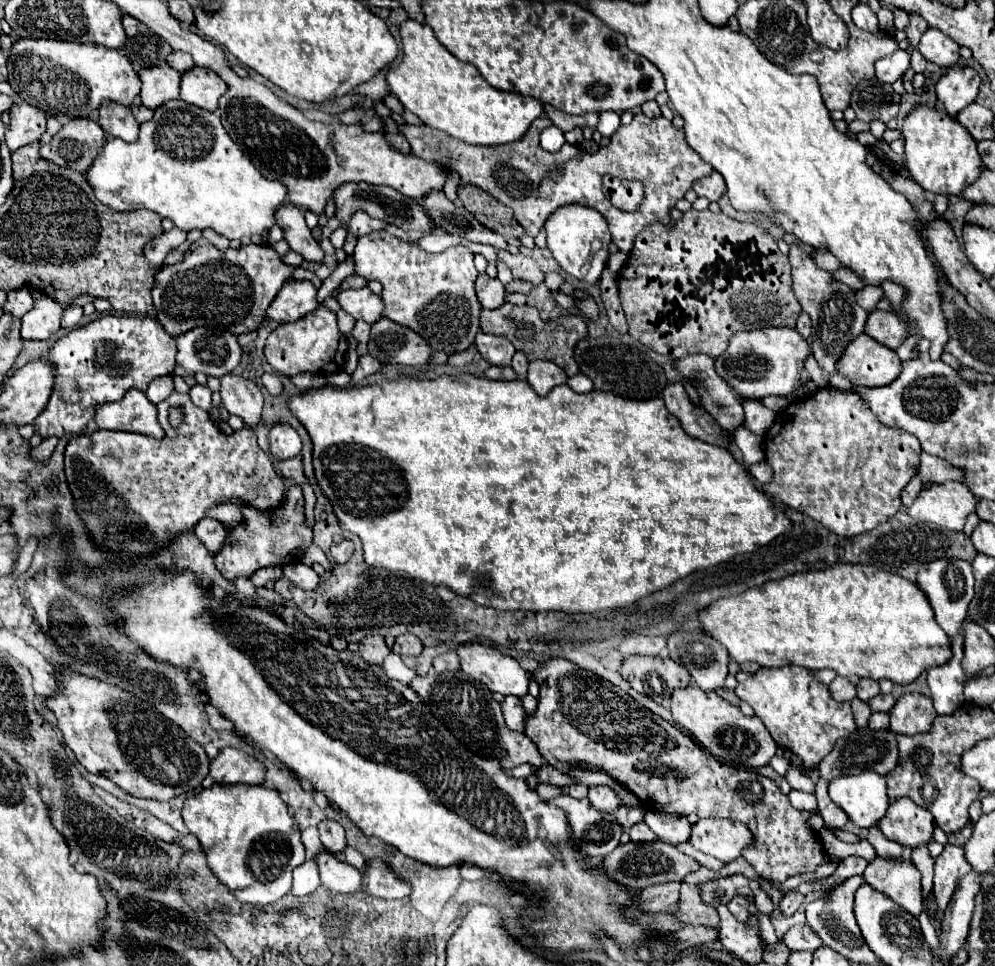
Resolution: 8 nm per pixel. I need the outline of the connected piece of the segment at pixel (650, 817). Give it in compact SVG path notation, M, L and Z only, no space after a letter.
M646 812L644 822L658 836L658 840L668 844L680 844L690 838L690 822L686 816L664 814L664 812Z

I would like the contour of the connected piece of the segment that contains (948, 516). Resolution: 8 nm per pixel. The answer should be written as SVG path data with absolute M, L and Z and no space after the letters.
M926 482L908 514L920 522L932 522L948 530L962 530L964 520L974 512L978 498L960 482Z

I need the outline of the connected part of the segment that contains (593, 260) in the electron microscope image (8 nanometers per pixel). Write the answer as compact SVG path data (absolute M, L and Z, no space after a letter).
M580 204L562 206L544 224L544 230L548 236L550 252L554 254L558 264L568 274L572 274L574 278L588 282L588 284L594 284L600 280L600 274L608 262L608 244L610 244L612 236L608 232L608 224L606 224L604 216L598 210L592 210L592 208L580 206Z

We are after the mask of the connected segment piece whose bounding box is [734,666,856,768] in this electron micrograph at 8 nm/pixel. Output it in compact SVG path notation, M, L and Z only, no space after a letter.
M798 666L760 668L746 684L734 688L736 696L748 702L756 716L764 722L780 748L800 756L804 768L816 766L836 744L838 738L856 730L848 702L836 702L826 684L816 680L816 672Z

